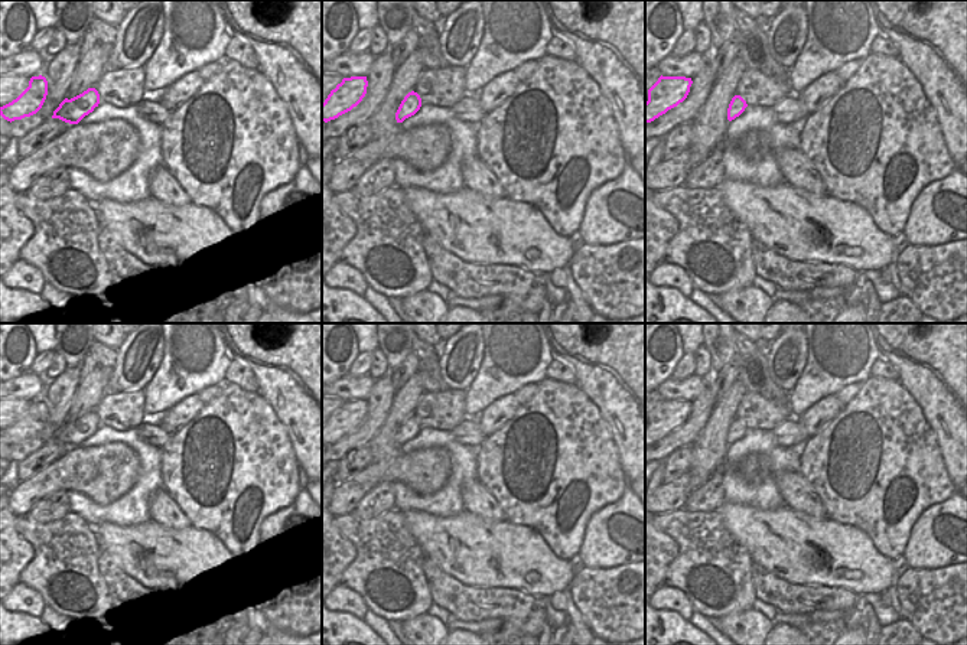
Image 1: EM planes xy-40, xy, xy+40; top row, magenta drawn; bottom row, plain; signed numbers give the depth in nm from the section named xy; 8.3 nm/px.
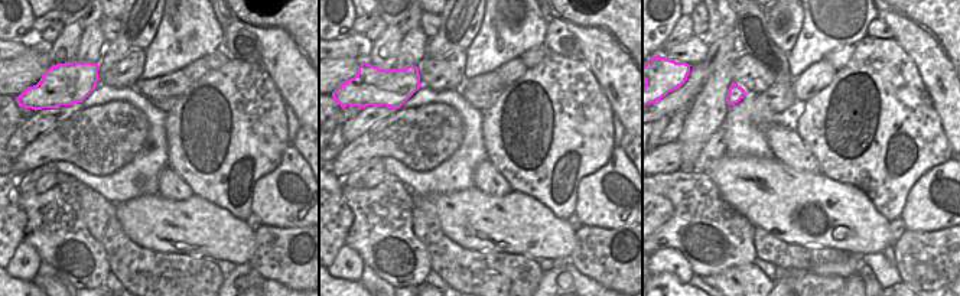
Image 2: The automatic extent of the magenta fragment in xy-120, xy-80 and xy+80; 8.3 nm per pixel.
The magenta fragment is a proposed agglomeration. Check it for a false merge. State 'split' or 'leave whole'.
leave whole

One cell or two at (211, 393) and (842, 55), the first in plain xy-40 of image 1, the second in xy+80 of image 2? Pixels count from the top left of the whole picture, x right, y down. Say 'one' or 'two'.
one

